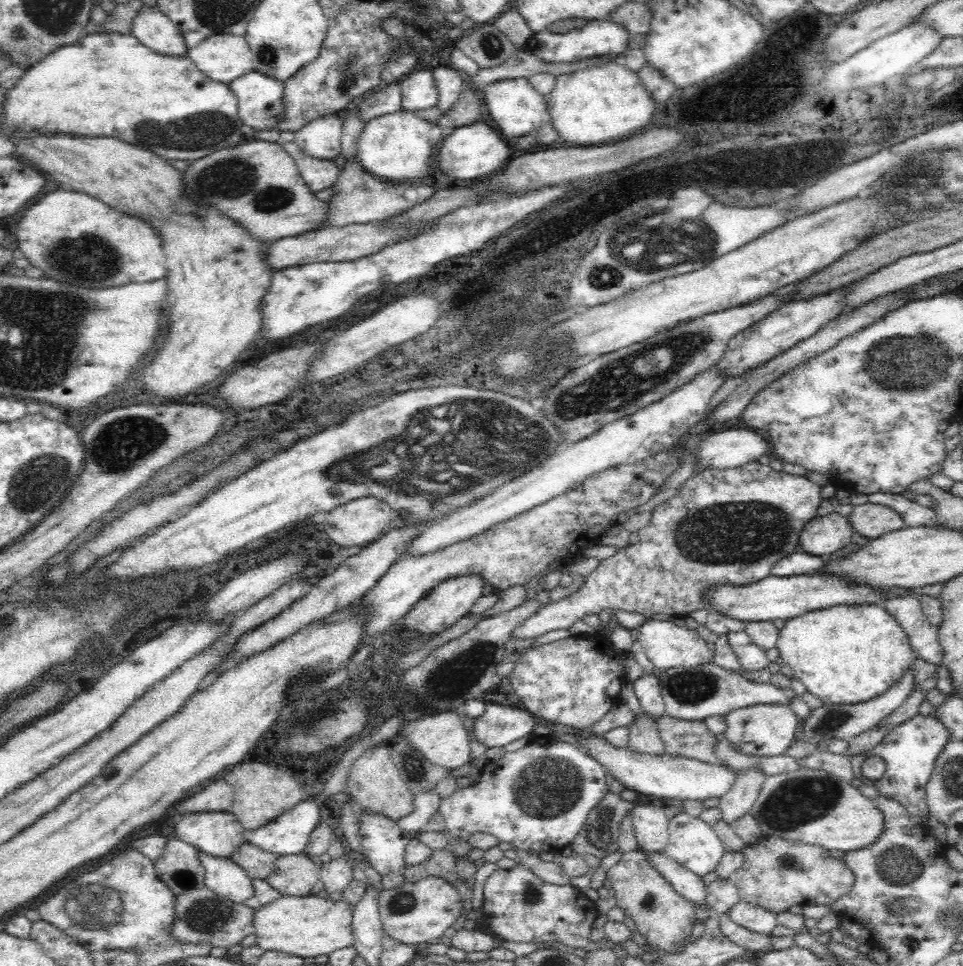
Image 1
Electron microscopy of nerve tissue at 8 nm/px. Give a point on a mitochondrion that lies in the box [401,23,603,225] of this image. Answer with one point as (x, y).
(492, 47)

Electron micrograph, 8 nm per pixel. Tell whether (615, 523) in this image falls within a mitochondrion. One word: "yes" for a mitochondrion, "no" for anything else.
no

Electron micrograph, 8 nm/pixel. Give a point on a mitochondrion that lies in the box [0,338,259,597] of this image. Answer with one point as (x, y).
(41, 480)

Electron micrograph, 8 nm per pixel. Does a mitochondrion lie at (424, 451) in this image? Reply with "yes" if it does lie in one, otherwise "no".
yes

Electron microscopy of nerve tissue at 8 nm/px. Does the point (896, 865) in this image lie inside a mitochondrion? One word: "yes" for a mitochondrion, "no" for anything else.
yes

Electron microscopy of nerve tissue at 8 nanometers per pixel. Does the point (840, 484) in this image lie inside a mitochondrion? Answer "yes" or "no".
no

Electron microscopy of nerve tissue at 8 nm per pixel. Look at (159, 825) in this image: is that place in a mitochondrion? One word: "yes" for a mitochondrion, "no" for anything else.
no

